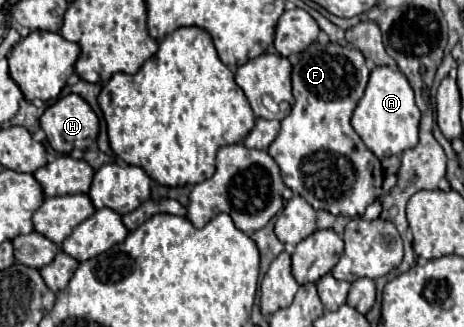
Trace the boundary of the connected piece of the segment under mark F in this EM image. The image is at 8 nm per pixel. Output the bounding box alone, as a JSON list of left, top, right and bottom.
[268,43,382,217]

